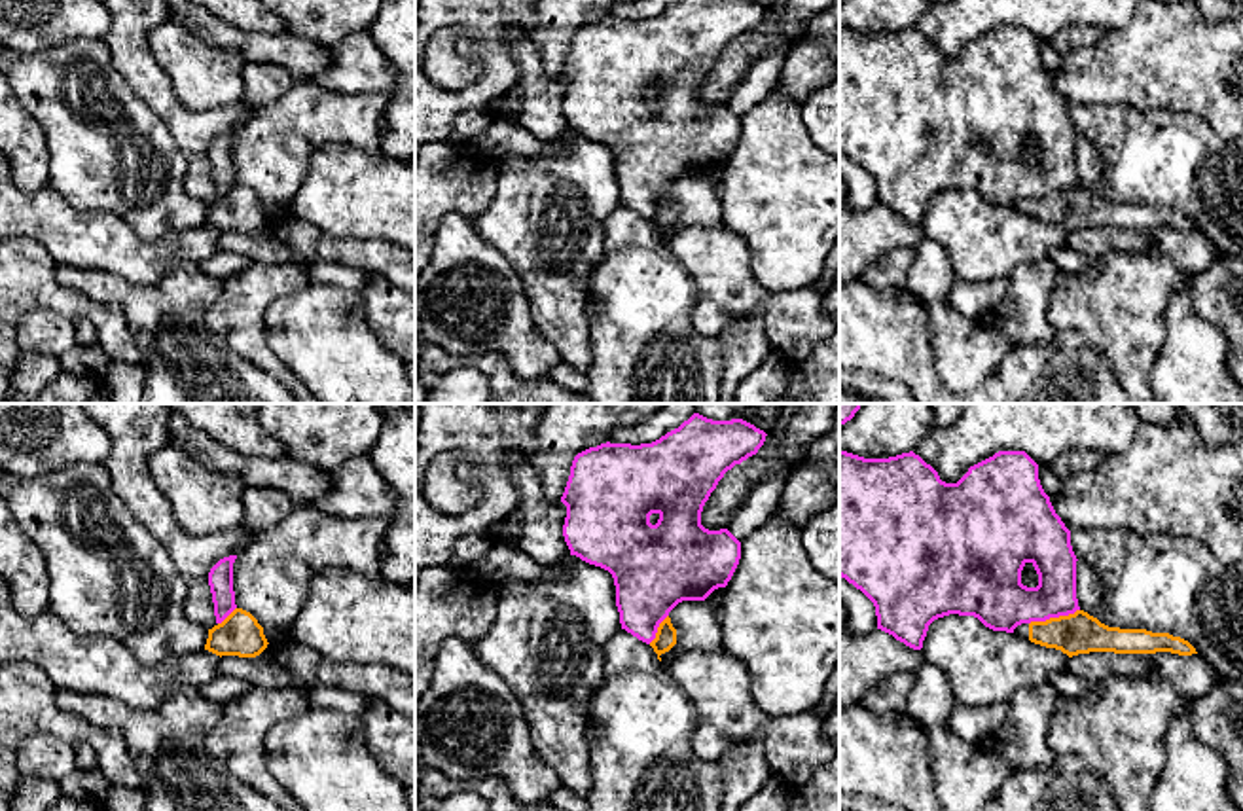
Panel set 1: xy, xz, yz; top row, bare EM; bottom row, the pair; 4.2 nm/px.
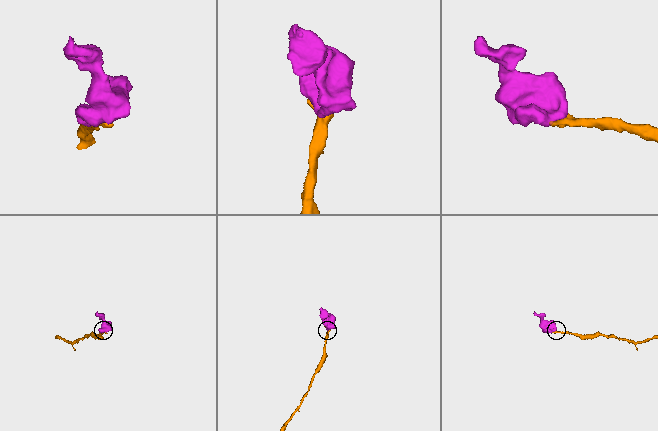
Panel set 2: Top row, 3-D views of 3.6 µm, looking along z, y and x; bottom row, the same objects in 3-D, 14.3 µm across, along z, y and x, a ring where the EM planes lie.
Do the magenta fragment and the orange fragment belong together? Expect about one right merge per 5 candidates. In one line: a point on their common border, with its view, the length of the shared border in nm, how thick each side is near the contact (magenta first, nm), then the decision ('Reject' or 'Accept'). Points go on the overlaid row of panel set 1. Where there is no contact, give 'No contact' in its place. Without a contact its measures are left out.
Touches magenta at yz (1054, 616). Shared border 220 nm. Thickness 240 nm (magenta) against 180 nm. Reject

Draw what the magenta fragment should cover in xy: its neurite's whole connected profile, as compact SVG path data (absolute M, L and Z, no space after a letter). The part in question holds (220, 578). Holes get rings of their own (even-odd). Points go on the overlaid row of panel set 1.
M237 555L220 559L208 572L216 623L222 623L235 608L233 563Z

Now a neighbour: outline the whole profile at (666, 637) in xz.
M667 616L656 633L656 639L650 642L654 652L658 654L658 659L661 661L661 654L669 652L676 644L676 629L671 623L671 618Z

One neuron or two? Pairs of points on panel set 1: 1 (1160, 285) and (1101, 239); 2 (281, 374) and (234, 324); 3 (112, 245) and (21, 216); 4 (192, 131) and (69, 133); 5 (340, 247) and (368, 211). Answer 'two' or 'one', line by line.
1: two
2: one
3: one
4: two
5: two

